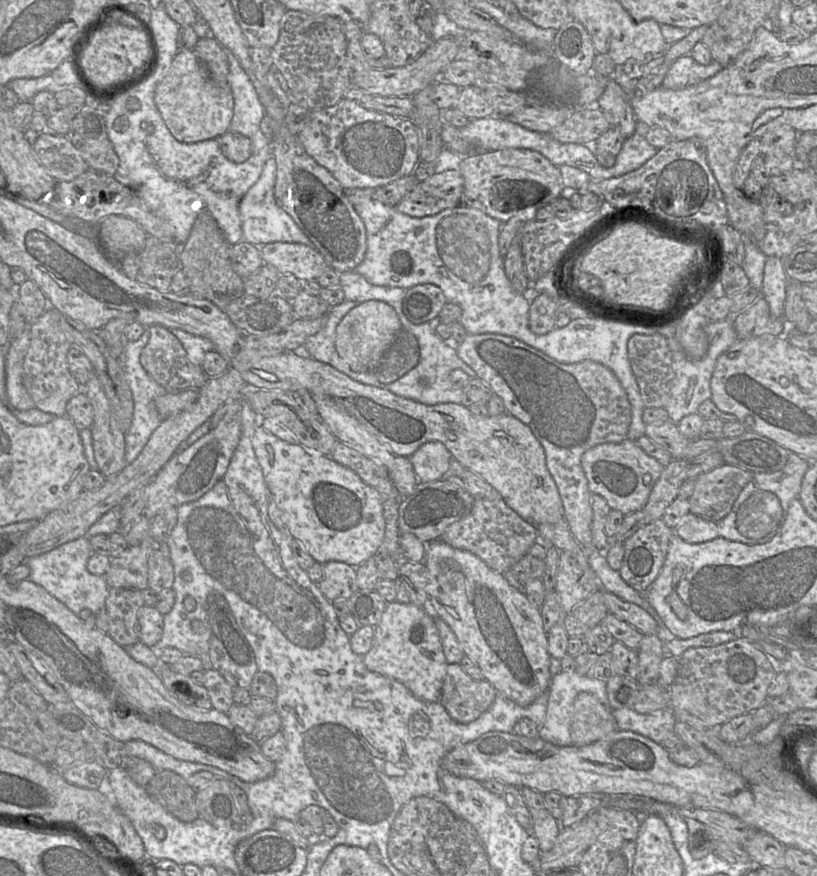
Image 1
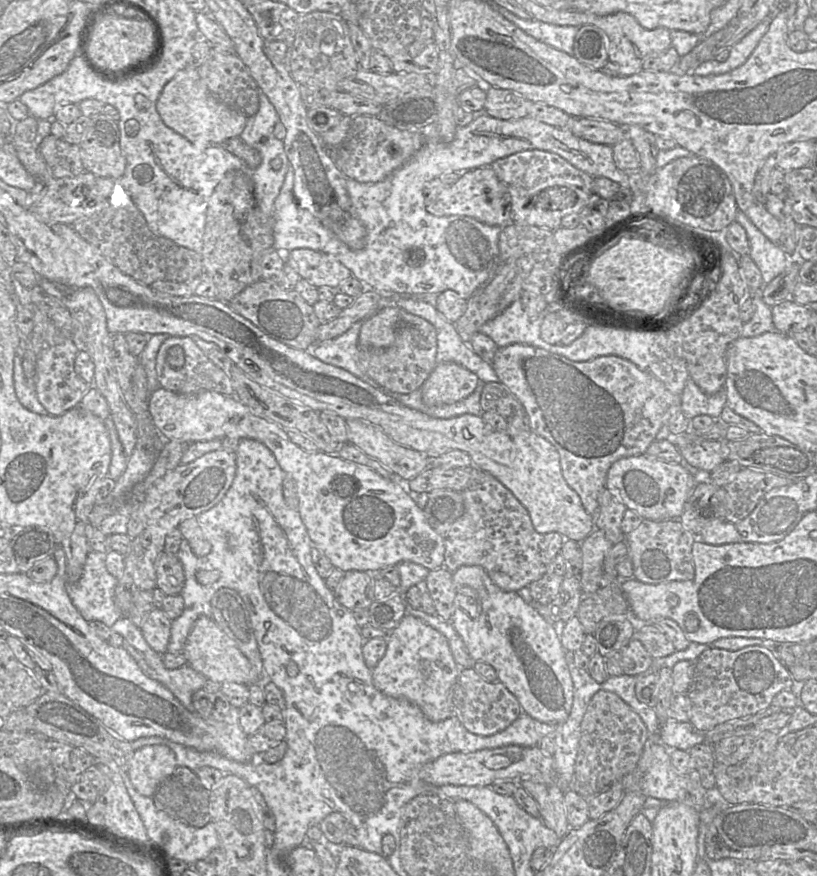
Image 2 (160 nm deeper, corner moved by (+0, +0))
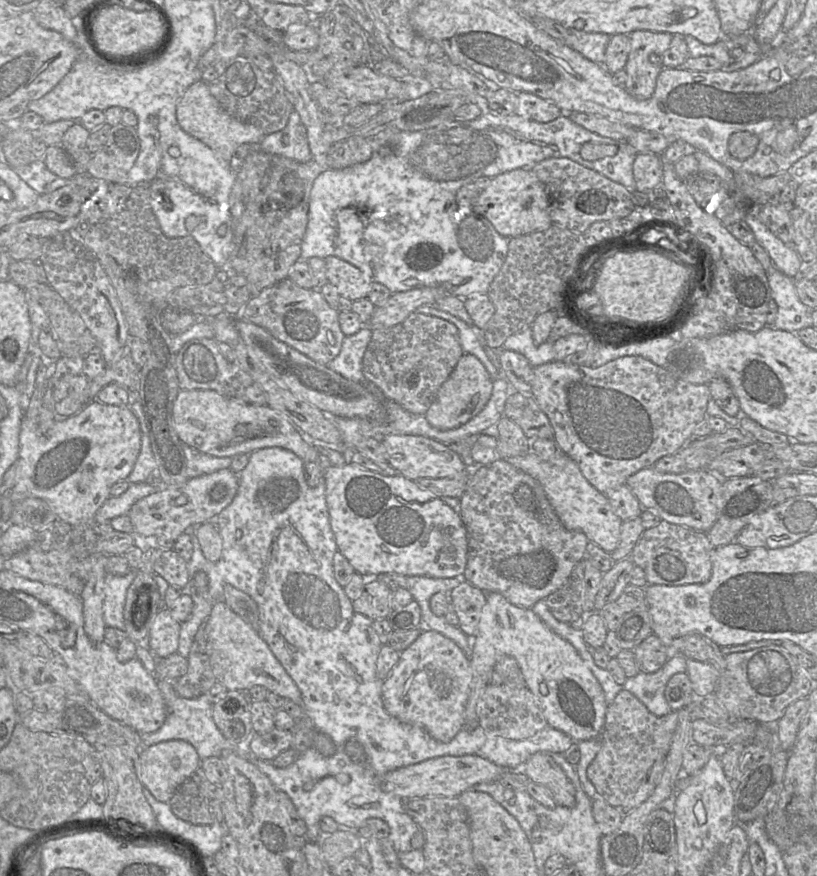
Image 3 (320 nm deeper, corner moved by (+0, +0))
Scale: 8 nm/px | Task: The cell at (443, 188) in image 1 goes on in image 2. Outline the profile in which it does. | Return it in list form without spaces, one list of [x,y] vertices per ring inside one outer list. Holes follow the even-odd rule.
[[[491,166],[466,171],[429,202],[426,210],[434,216],[468,216],[492,226],[504,227],[512,222],[508,189]]]

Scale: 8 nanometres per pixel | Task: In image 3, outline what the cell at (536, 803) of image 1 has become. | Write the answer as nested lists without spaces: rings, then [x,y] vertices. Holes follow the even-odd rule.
[[[538,752],[530,756],[523,766],[523,773],[530,781],[543,786],[556,806],[572,807],[575,805],[575,788],[551,754]]]

